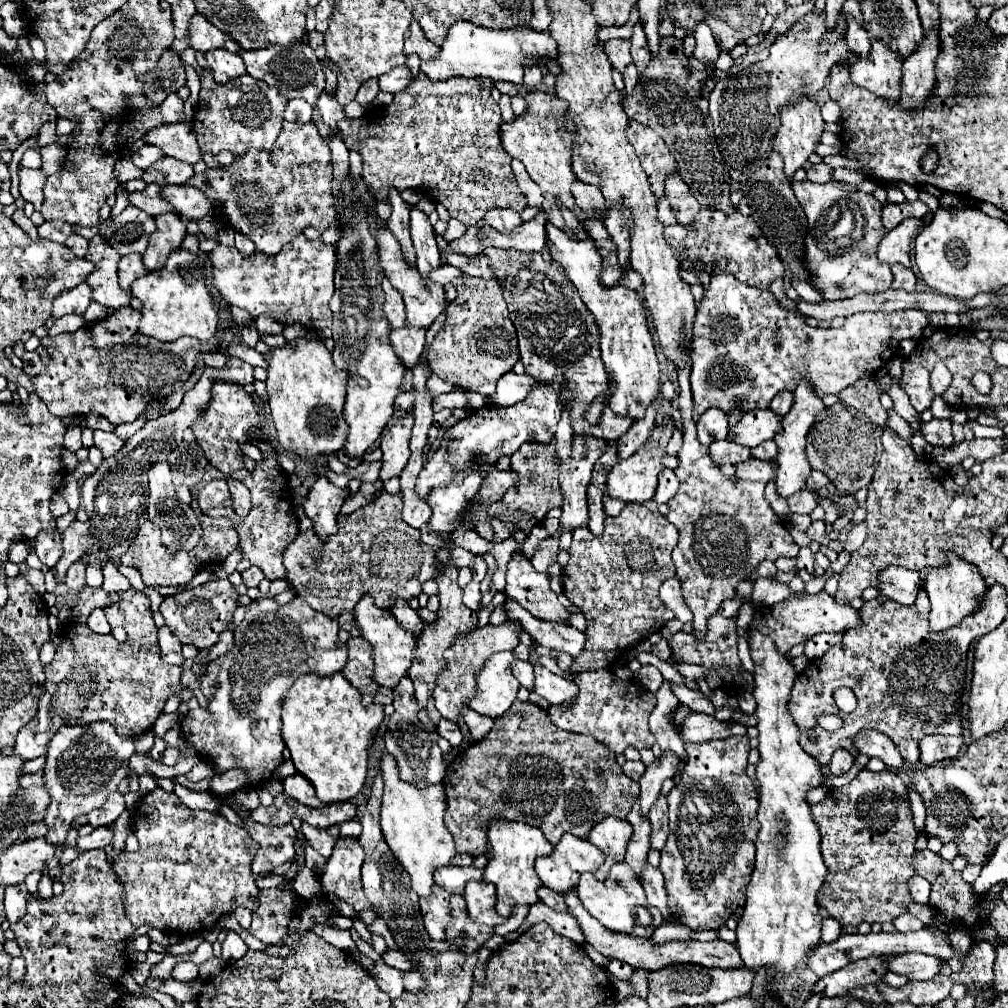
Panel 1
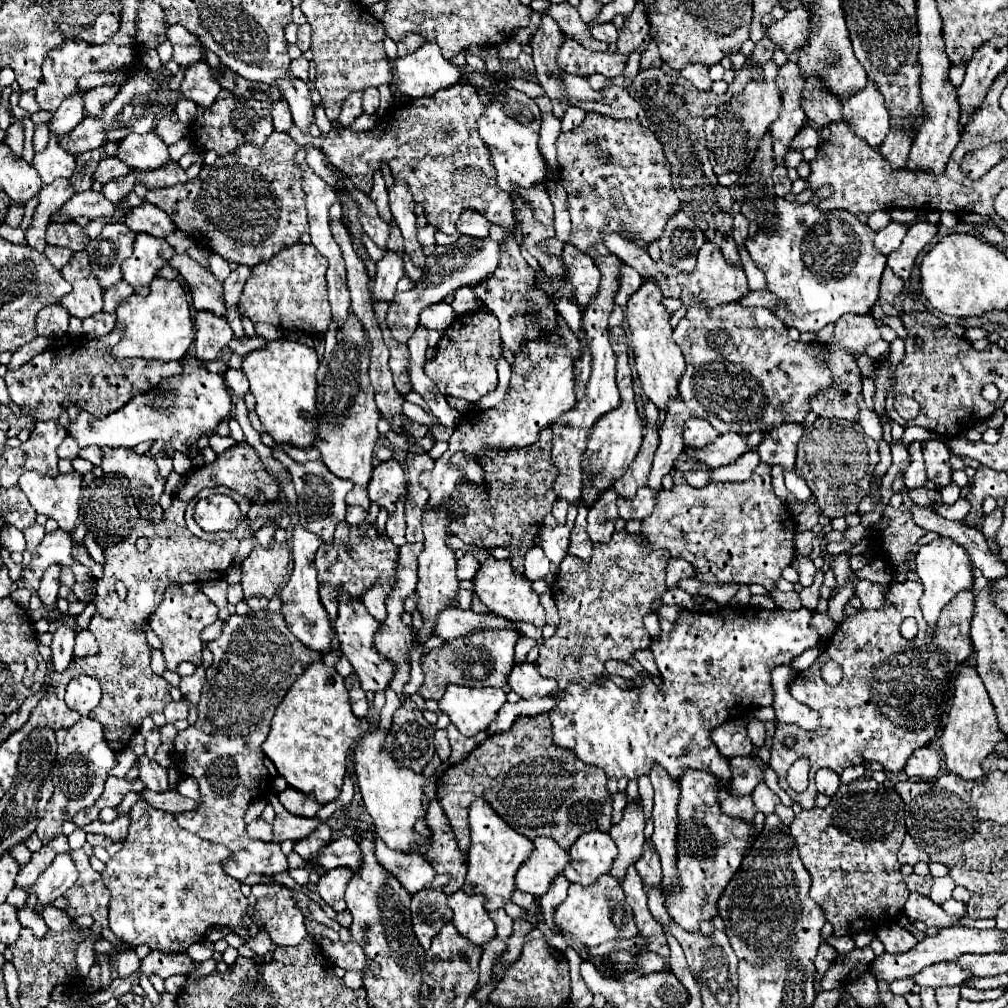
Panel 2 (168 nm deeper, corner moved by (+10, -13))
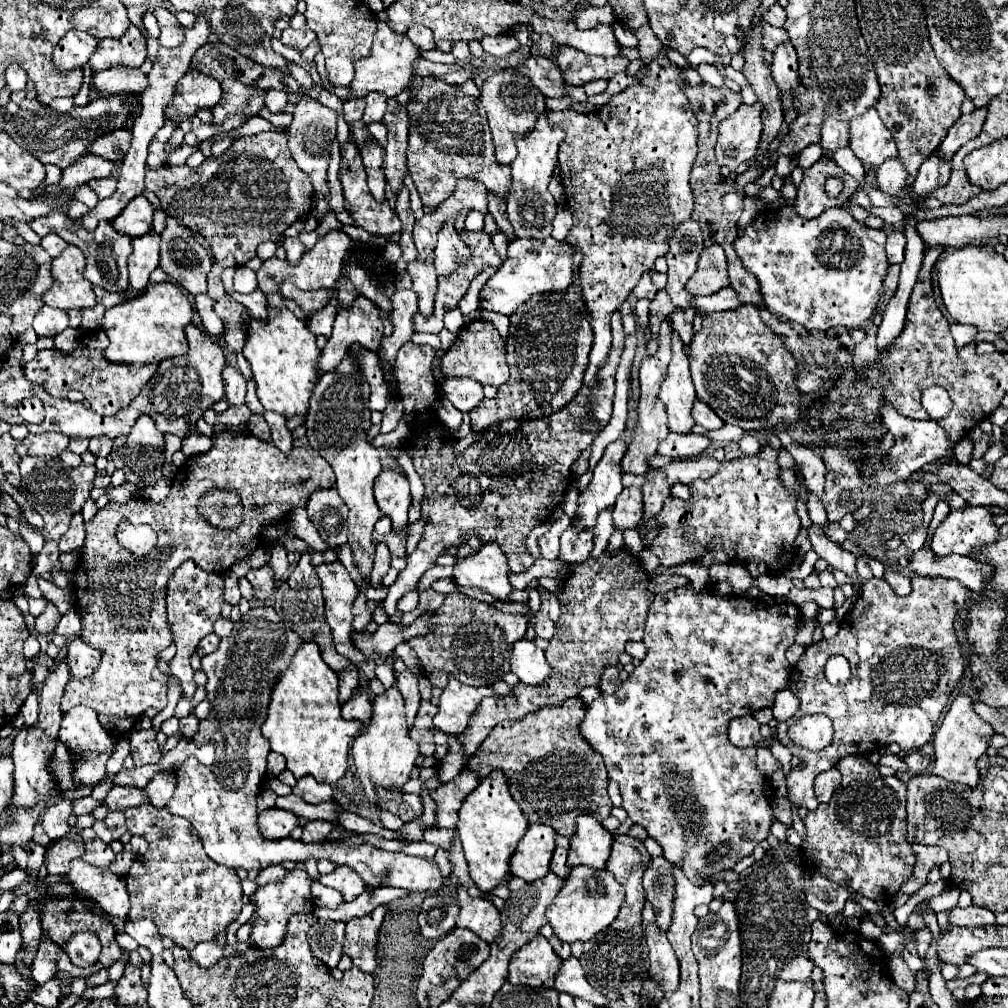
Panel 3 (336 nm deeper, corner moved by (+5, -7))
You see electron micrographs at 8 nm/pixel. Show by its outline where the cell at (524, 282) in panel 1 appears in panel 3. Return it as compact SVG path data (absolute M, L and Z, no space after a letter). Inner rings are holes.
M488 195L488 211L494 215L494 219L496 219L496 223L498 223L498 229L500 229L504 235L508 235L510 239L514 239L514 229L512 229L510 221L508 221L508 215L506 215L504 197L498 199L498 197Z

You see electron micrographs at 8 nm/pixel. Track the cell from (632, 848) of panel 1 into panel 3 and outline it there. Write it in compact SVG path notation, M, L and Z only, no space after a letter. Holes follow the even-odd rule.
M646 903L644 905L644 933L646 933L646 943L650 947L650 977L656 977L660 985L664 985L664 993L676 991L678 989L678 961L674 955L672 945L666 939L666 933L662 933L656 925L656 917L652 913L652 907Z

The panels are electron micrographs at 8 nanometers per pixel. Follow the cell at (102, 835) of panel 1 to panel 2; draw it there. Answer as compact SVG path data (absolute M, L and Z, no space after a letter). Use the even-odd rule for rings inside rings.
M71 851L59 853L53 863L47 867L47 871L37 879L37 883L31 887L31 893L39 897L39 905L35 911L39 913L45 905L51 905L57 897L61 897L69 887L73 887L73 863L71 863Z

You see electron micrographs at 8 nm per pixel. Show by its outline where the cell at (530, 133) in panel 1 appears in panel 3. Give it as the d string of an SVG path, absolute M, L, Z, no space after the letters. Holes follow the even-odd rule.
M502 69L484 79L480 89L480 101L488 113L488 125L492 131L494 147L496 147L496 161L502 165L510 165L516 157L516 133L526 135L532 131L538 115L544 111L544 95L536 89L528 77L522 73L514 73L512 69Z

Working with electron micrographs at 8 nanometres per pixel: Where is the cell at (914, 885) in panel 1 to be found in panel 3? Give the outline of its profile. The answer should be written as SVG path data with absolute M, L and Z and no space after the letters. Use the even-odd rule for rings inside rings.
M970 905L966 909L954 907L948 919L950 919L950 925L962 925L962 927L986 927L986 925L998 927L996 915L990 909L982 909L982 907L978 909L976 905Z

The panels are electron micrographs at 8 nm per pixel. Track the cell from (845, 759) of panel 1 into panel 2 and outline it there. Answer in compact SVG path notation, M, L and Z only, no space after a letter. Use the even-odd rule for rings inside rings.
M819 769L817 771L817 789L823 795L835 795L835 791L839 789L839 775L831 769Z

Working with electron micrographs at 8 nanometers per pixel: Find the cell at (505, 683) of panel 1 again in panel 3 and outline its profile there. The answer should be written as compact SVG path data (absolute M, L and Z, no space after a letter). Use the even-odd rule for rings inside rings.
M448 677L448 685L440 695L434 727L446 735L460 735L468 727L468 719L480 701L490 695L494 695L490 687L468 687L456 677Z

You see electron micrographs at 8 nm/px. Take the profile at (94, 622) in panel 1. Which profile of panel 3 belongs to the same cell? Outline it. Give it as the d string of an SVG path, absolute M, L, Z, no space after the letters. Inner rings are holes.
M80 637L72 639L66 651L66 661L72 677L88 677L96 671L96 665L100 663L100 653L92 647L88 647Z

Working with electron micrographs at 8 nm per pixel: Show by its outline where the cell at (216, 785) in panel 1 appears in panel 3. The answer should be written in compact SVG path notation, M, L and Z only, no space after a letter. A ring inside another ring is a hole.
M114 787L106 795L102 805L106 805L108 811L124 811L128 807L136 807L146 801L148 799L144 795L144 789L140 789L140 787Z

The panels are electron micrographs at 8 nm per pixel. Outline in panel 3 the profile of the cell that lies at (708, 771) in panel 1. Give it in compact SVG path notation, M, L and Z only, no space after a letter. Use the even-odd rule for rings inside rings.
M760 747L760 749L758 749L758 769L770 777L776 769L782 769L782 765L780 765L780 761L770 753L768 747Z

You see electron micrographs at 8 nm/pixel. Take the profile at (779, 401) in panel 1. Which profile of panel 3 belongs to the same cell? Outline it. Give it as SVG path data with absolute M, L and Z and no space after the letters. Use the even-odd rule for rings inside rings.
M746 435L738 445L740 445L740 451L742 451L744 455L756 455L756 453L760 451L760 443L758 443L758 439L752 437L752 435Z

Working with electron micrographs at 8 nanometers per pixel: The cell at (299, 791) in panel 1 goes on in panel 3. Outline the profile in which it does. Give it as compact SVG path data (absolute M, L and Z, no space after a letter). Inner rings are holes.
M302 777L294 785L294 795L302 797L306 803L322 803L332 799L332 787L328 783L318 783L314 777Z

